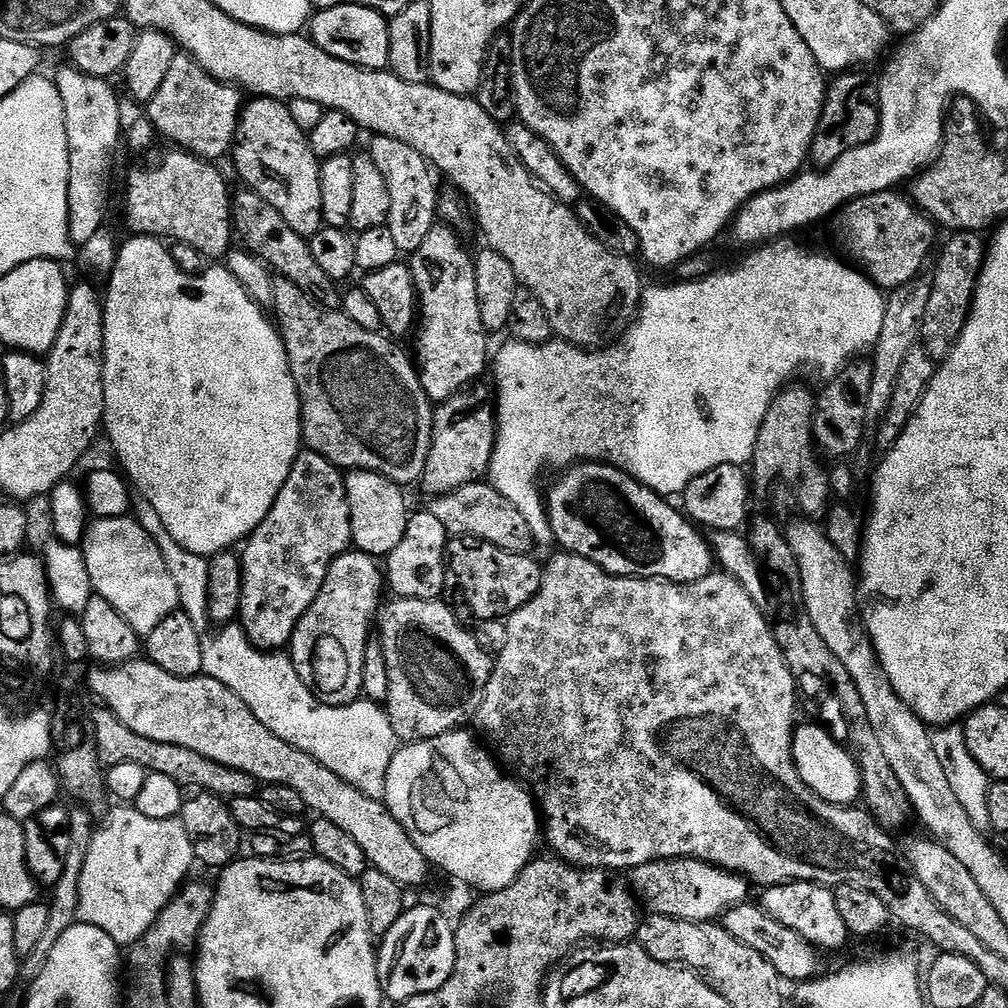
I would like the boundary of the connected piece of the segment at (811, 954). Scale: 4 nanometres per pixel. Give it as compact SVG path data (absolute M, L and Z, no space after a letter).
M745 902L725 912L722 917L725 930L733 938L738 938L742 946L750 946L750 950L762 954L762 958L766 958L766 962L770 962L770 966L778 970L781 980L807 982L813 979L821 971L820 960L816 957L819 956L817 949L808 944L806 938L802 938L802 934L794 934L790 926L782 926L782 922L770 918L770 914L765 912L759 903L752 903Z

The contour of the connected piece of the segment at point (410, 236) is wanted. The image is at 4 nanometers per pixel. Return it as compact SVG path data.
M376 136L373 141L370 154L382 174L386 174L386 186L390 186L390 218L386 227L400 253L410 254L418 250L418 246L422 246L426 234L430 234L430 230L438 222L441 193L436 192L437 177L428 159L418 154L414 146L406 146L406 142L398 142L398 138L389 136Z

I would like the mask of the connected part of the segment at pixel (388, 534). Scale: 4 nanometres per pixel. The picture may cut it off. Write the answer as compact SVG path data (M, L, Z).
M361 468L351 469L345 475L344 485L346 502L350 506L350 530L355 551L387 558L394 546L402 542L402 534L406 534L410 507L408 508L408 500L404 497L405 489L382 474Z

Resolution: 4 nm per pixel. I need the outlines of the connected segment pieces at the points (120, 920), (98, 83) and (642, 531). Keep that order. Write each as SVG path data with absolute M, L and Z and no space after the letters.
M134 806L116 807L118 808L109 814L108 821L93 831L90 850L82 866L82 882L78 886L76 919L82 924L98 926L98 930L110 934L116 944L131 946L151 930L158 914L162 914L164 907L189 879L188 871L194 868L194 857L190 838L186 838L186 830L179 819L146 818L146 814L142 814Z
M67 66L54 76L62 94L66 114L66 138L70 146L70 182L68 183L68 229L73 245L88 241L106 226L108 203L112 200L112 167L116 147L122 144L124 123L120 117L122 96L102 76L89 76L75 66Z
M581 462L571 465L559 473L560 476L552 484L552 489L546 492L546 507L548 510L548 521L552 527L552 538L563 551L572 552L576 556L586 558L590 562L594 562L602 570L609 572L611 576L635 576L637 580L668 580L671 584L689 584L690 582L698 582L702 578L706 578L714 571L714 557L712 555L712 545L706 539L705 533L697 528L688 519L687 515L679 507L676 508L675 503L669 502L665 497L660 496L657 492L651 492L647 486L635 480L633 476L628 475L623 468L613 468L607 462Z

